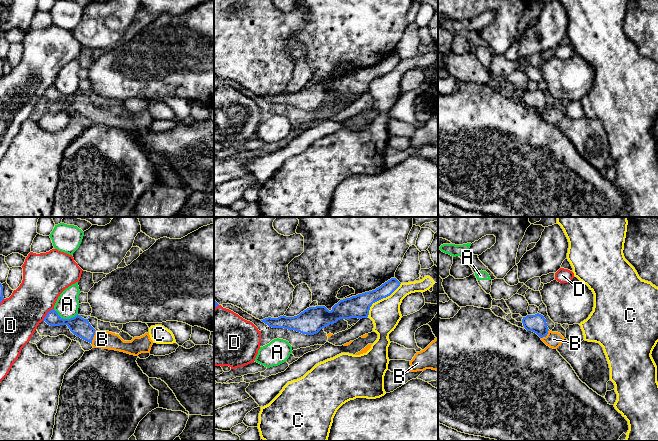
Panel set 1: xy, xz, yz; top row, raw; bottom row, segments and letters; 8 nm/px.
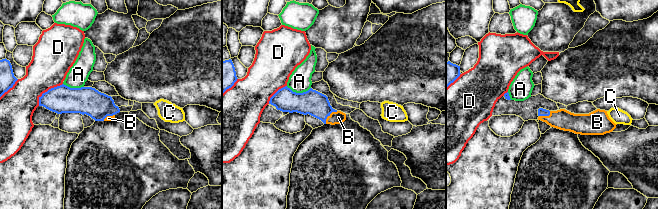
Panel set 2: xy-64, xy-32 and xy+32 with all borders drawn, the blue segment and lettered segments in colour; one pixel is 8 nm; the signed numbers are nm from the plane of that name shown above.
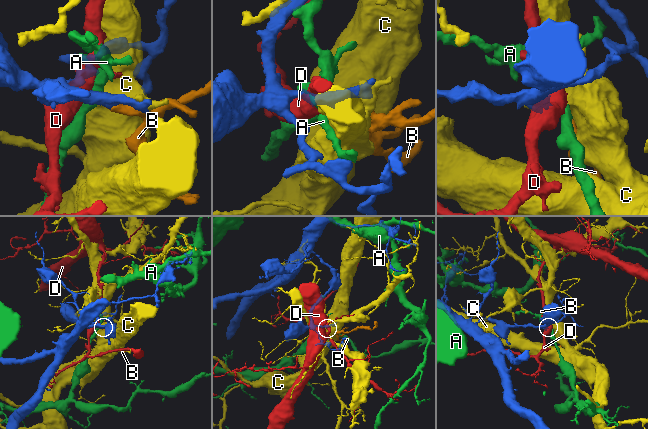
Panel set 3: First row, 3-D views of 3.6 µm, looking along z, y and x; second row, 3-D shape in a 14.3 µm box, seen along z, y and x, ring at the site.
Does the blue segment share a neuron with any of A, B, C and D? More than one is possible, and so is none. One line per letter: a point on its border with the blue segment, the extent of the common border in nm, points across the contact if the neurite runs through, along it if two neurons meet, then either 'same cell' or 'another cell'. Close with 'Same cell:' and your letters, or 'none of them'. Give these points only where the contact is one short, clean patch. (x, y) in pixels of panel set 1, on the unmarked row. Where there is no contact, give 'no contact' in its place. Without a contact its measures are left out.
A: contact xy (65, 95); length 200 nm; another cell
B: contact xy (93, 112); length 120 nm; way xy (79, 102), (93, 112), (102, 115); same cell
C: contact xz (380, 75); length 380 nm; another cell
D: contact xy (47, 90); length 140 nm; another cell
Same cell: B

